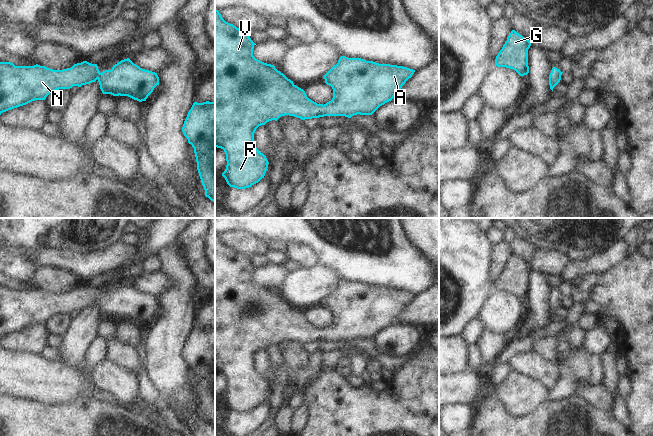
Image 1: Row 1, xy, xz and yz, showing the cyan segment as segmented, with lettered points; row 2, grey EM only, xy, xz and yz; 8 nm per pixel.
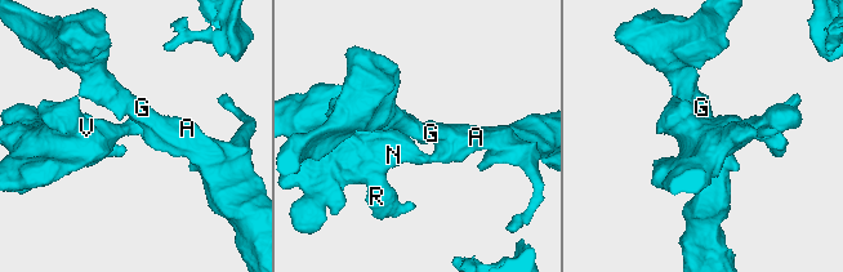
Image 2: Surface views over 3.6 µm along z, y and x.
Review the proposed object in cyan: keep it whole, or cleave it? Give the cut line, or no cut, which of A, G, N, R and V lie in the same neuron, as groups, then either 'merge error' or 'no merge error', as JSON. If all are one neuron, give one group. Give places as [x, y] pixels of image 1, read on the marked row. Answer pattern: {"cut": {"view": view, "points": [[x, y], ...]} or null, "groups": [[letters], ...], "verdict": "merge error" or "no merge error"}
{"cut": null, "groups": [["A", "G", "N", "R", "V"]], "verdict": "no merge error"}

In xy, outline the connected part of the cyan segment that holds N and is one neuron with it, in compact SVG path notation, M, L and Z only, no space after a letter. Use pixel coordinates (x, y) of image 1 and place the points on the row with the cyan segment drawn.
M129 58L102 73L97 64L87 61L63 70L0 62L0 115L32 101L45 100L56 90L81 87L96 80L103 94L128 96L139 102L146 101L159 85L157 73L140 68Z

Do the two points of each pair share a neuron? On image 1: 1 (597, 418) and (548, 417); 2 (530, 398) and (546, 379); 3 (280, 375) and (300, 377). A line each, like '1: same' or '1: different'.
1: same
2: different
3: different

